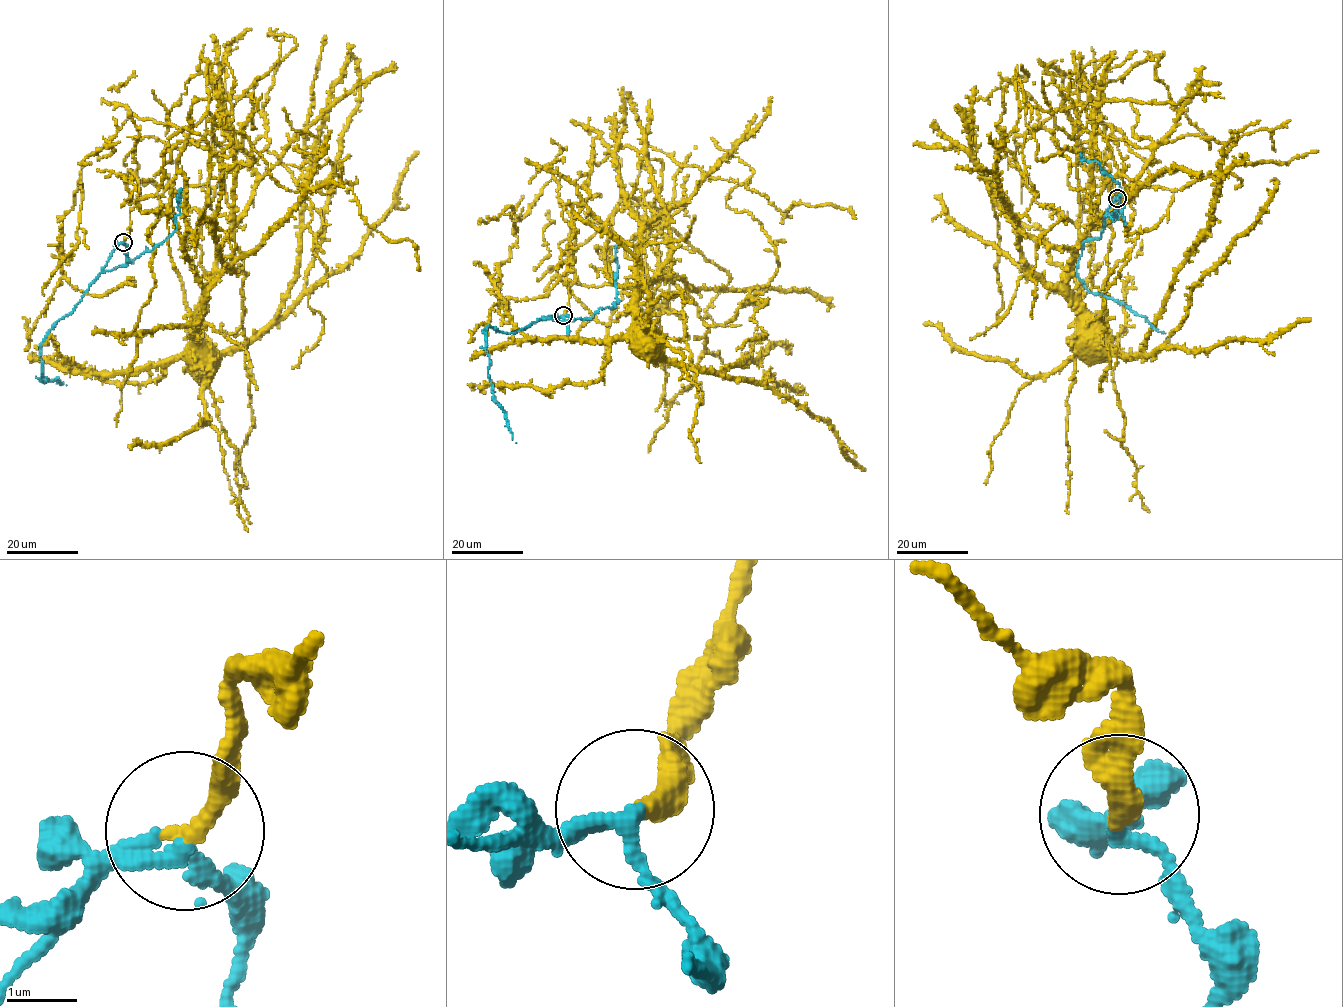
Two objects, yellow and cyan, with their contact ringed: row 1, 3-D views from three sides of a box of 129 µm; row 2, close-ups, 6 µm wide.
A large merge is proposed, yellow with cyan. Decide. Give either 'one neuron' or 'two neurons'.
two neurons

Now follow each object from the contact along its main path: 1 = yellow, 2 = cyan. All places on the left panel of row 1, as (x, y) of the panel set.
1: (123, 242), (139, 196), (130, 169), (201, 215), (197, 246), (210, 286), (202, 331), (211, 345), (192, 361)
2: (123, 242), (79, 302), (58, 319), (40, 344), (40, 380), (57, 377), (67, 385)

